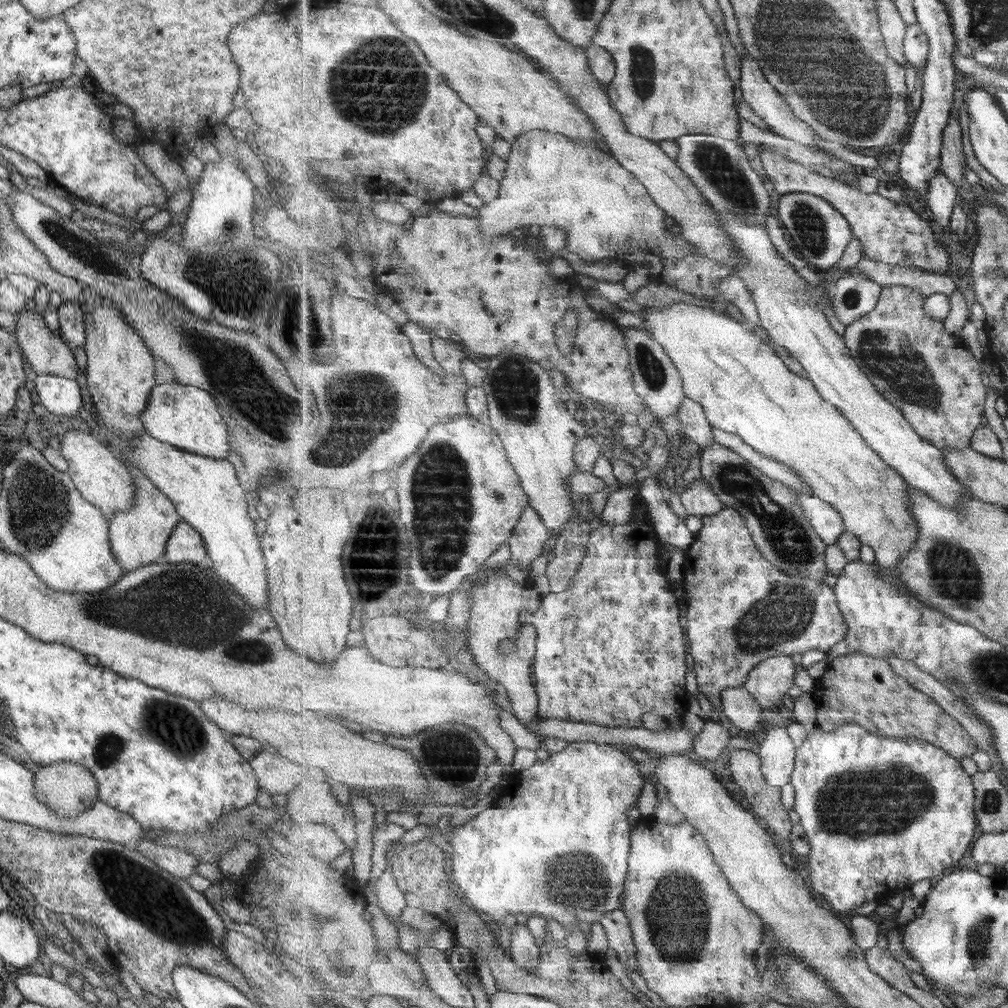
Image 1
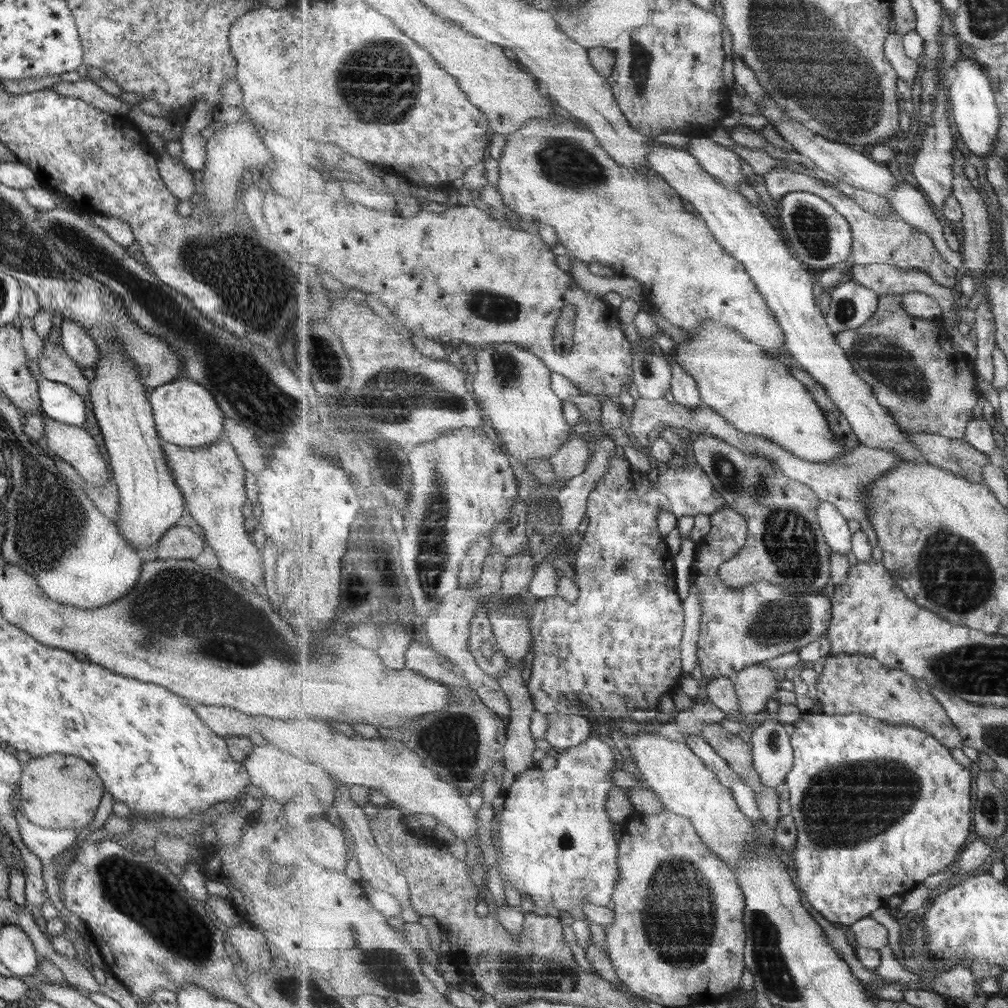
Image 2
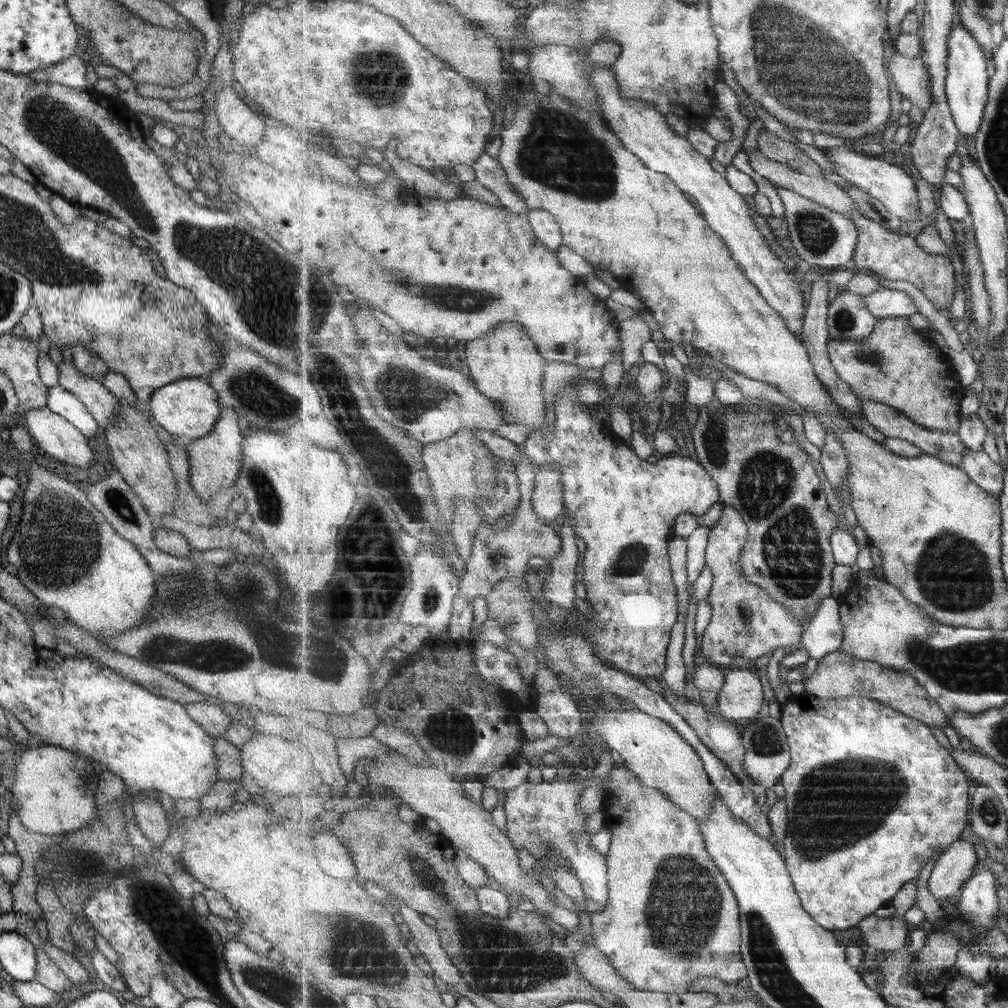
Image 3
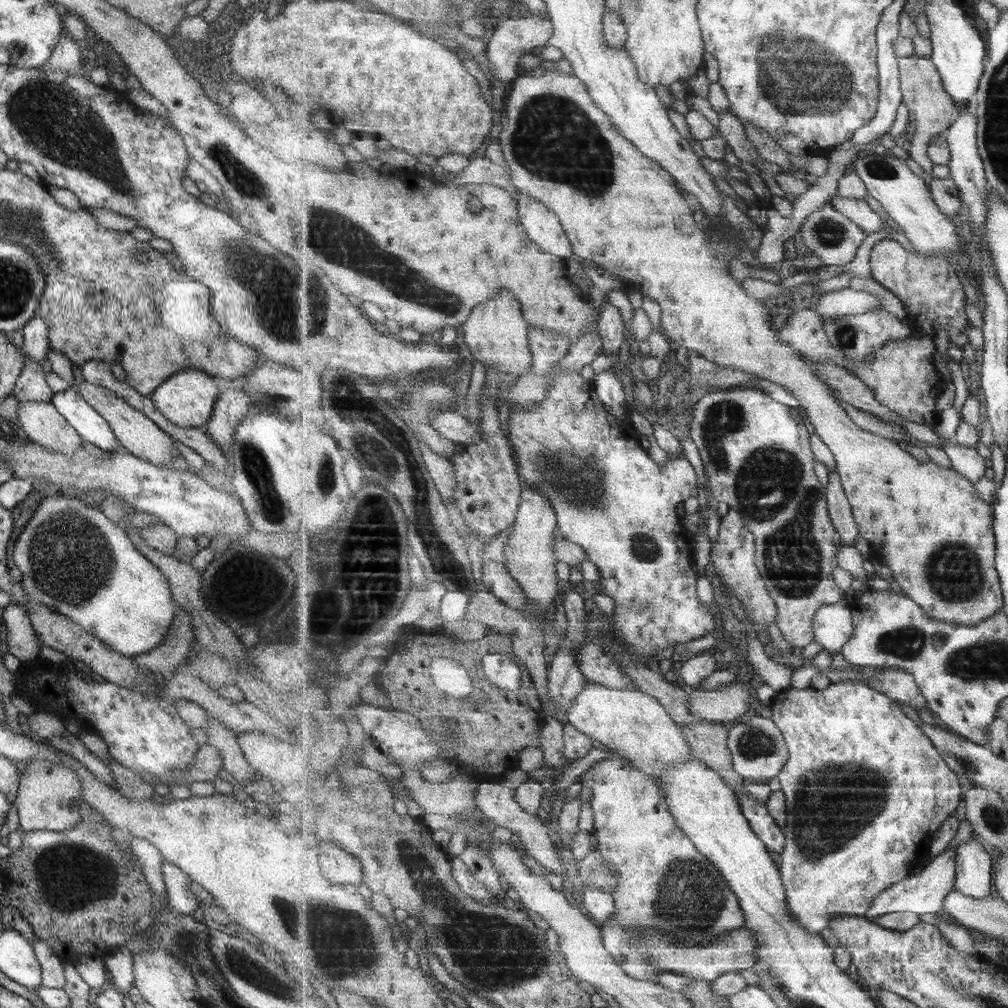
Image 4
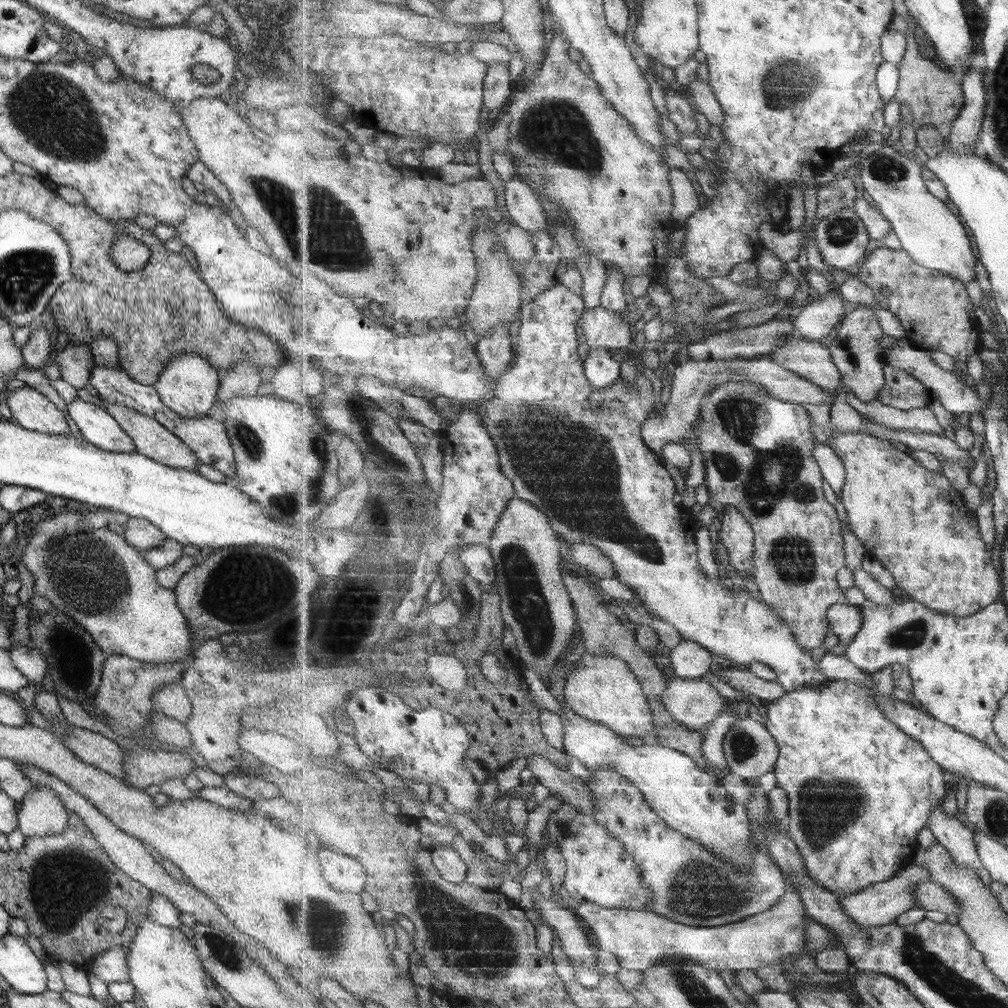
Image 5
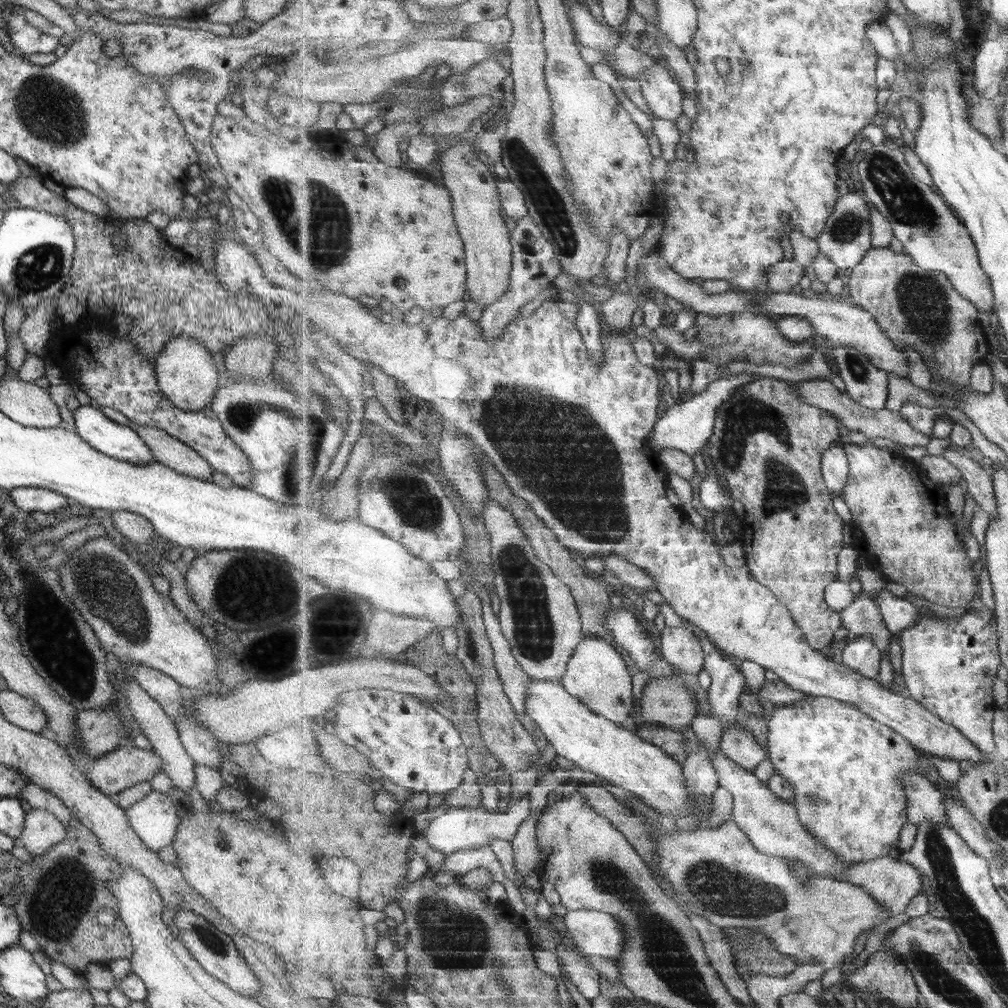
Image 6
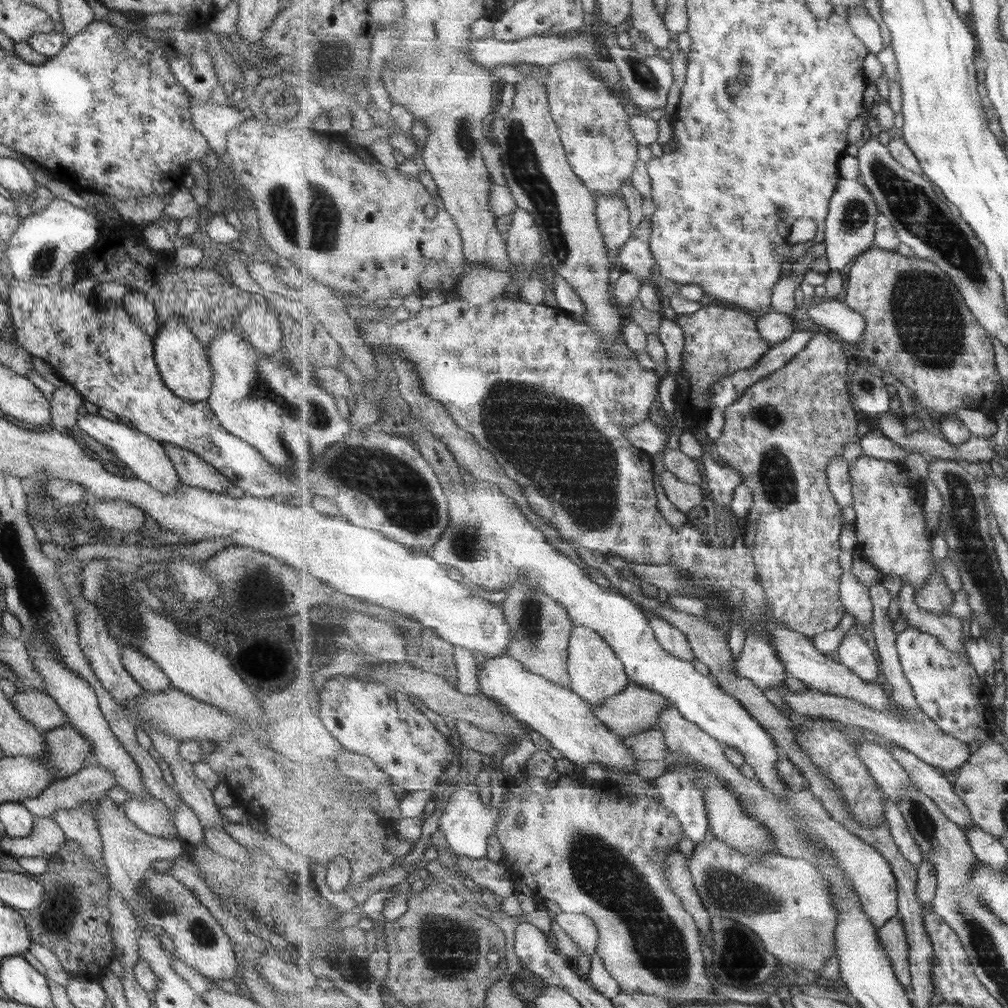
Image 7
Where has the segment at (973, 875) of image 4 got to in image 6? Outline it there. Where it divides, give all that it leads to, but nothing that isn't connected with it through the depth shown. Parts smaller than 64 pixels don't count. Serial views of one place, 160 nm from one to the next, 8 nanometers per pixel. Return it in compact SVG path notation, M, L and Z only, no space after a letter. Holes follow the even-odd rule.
M908 772L904 774L904 787L908 792L909 822L919 825L923 821L929 821L949 825L946 798L937 789L935 782L927 780L922 773Z

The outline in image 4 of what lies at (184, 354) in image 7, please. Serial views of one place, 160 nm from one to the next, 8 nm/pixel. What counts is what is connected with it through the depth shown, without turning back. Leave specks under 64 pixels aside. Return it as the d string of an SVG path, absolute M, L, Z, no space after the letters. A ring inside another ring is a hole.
M182 370L164 380L151 393L154 409L161 414L165 420L172 422L181 428L204 427L209 420L213 410L216 397L219 395L219 388L213 382L213 377L203 373L201 370Z

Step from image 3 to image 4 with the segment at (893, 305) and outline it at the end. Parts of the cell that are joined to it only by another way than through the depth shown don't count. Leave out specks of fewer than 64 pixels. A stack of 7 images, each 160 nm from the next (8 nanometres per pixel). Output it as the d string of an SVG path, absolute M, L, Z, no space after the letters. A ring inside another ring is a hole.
M843 288L836 292L820 294L815 308L825 322L849 315L865 314L872 310L879 310L883 306L873 293Z

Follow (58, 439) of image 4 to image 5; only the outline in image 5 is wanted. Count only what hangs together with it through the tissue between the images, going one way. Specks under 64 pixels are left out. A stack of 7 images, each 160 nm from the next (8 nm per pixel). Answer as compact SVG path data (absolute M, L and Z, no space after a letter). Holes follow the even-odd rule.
M24 386L2 398L12 414L12 422L21 428L49 436L70 434L61 410L35 389Z

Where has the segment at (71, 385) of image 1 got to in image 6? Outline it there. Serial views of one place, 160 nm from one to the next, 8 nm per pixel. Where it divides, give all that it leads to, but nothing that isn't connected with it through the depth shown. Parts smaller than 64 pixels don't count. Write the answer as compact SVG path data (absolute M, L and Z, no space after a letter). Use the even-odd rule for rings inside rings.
M79 405L72 410L72 417L74 432L97 452L136 465L154 462L133 429L111 421L99 409Z

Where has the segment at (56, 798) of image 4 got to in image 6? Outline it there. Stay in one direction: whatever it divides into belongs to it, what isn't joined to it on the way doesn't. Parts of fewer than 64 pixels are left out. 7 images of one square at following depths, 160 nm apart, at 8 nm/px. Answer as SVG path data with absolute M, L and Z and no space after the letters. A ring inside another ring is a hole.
M32 808L24 814L23 828L16 839L31 855L43 855L66 836L66 828L47 809Z

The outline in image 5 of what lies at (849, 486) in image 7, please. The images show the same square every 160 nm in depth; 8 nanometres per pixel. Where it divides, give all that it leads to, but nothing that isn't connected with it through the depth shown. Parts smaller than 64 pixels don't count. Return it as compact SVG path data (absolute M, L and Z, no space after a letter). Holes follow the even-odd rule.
M819 442L813 446L813 458L819 464L823 479L836 496L836 502L833 506L835 506L837 516L841 520L841 528L842 530L848 529L847 512L842 502L842 491L846 484L845 463L837 452L831 448L831 445Z

